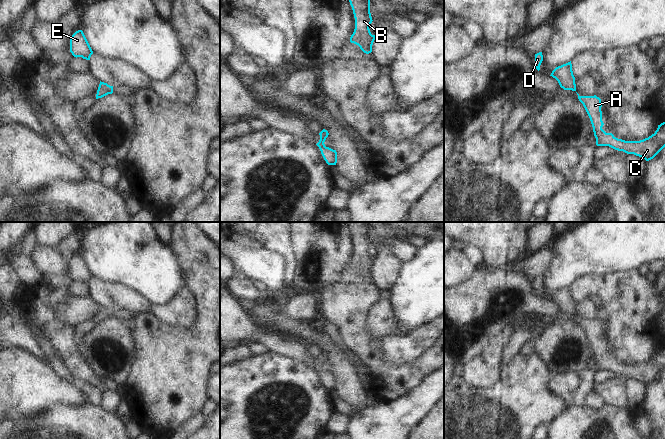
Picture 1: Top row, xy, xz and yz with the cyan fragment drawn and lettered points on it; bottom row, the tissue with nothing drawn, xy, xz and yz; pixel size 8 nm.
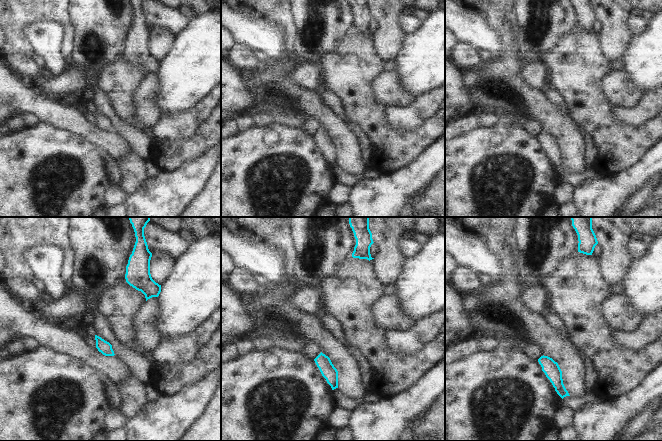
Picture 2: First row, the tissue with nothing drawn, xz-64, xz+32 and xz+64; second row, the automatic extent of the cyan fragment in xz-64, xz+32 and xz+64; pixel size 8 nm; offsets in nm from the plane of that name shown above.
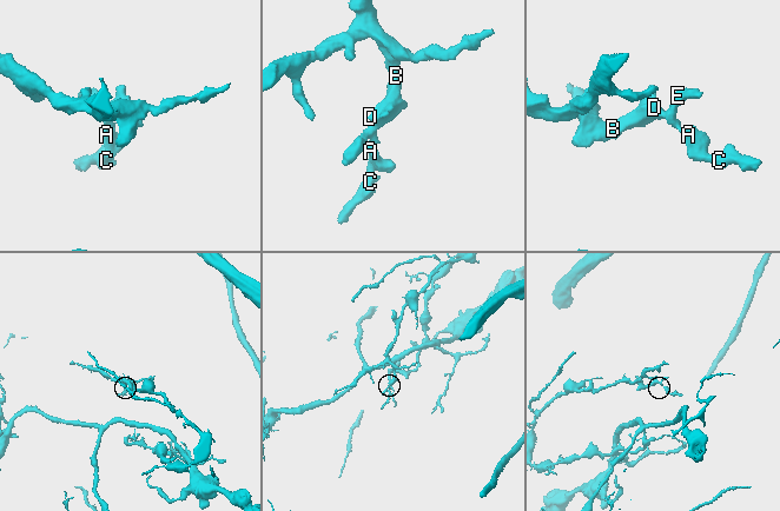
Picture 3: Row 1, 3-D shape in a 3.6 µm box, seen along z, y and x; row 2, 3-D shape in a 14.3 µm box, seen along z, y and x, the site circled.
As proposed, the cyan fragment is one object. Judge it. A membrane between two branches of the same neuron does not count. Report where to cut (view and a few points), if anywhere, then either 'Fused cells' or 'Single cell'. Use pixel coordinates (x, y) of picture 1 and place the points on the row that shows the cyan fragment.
No split. Single cell.

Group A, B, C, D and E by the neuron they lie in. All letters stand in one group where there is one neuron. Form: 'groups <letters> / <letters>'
groups A B C D E

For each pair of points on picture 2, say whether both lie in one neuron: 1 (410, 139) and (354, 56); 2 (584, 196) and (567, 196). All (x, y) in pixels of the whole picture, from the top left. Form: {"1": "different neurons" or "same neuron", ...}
{"1": "same neuron", "2": "different neurons"}

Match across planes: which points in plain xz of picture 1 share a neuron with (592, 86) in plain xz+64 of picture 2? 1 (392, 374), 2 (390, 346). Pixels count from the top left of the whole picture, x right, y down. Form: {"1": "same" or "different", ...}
{"1": "same", "2": "different"}

